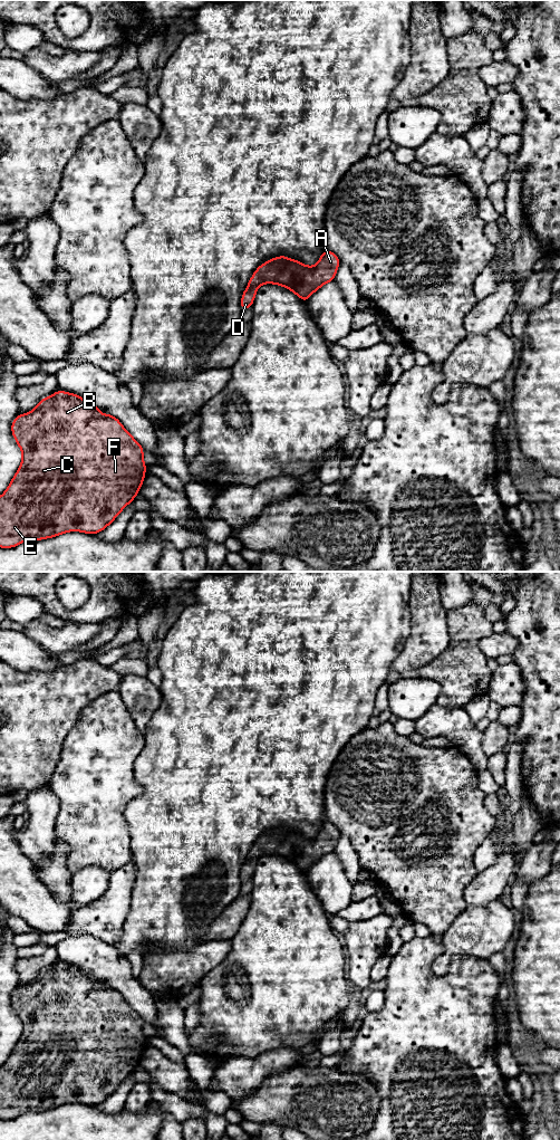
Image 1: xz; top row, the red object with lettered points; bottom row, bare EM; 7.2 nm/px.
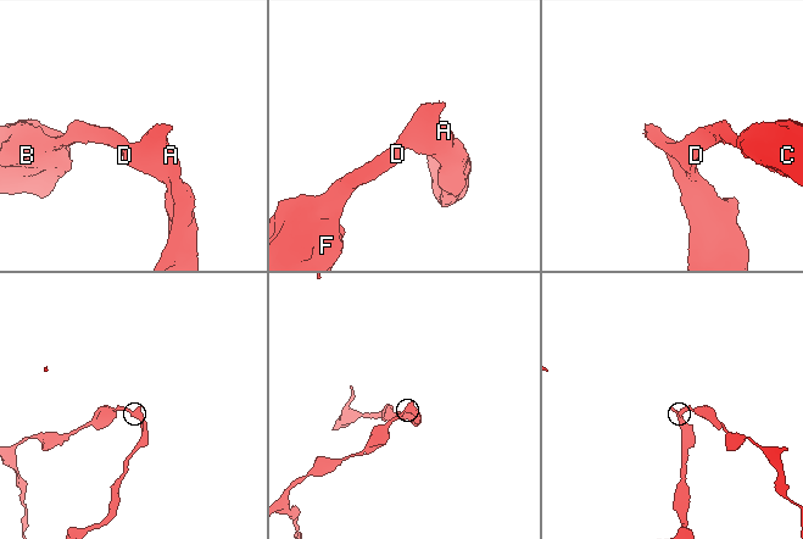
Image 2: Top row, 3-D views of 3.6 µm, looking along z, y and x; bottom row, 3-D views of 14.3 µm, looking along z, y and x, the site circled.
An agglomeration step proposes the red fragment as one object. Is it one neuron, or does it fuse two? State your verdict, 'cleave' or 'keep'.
keep

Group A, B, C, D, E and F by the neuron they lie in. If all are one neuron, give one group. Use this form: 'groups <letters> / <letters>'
groups A B C D E F

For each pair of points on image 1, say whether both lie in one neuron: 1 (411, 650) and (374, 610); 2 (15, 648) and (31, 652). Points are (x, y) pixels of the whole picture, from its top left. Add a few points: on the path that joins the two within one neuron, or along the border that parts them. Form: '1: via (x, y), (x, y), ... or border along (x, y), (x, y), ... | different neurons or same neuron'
1: border along (411, 618), (411, 633), (401, 653), (389, 666) | different neurons
2: via (19, 651), (27, 652) | same neuron

